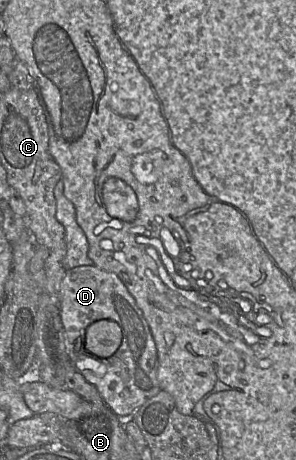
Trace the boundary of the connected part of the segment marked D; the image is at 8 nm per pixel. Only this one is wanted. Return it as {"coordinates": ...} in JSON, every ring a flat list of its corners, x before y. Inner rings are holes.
{"coordinates":[[79,266,67,270,61,284,60,317,64,328,65,346,85,350,86,329,99,320,114,320,122,330,122,343,108,359,83,353,74,367,94,385,105,405,123,420,131,418,148,399,160,390,158,353,155,340,142,310,121,279,97,266]]}

